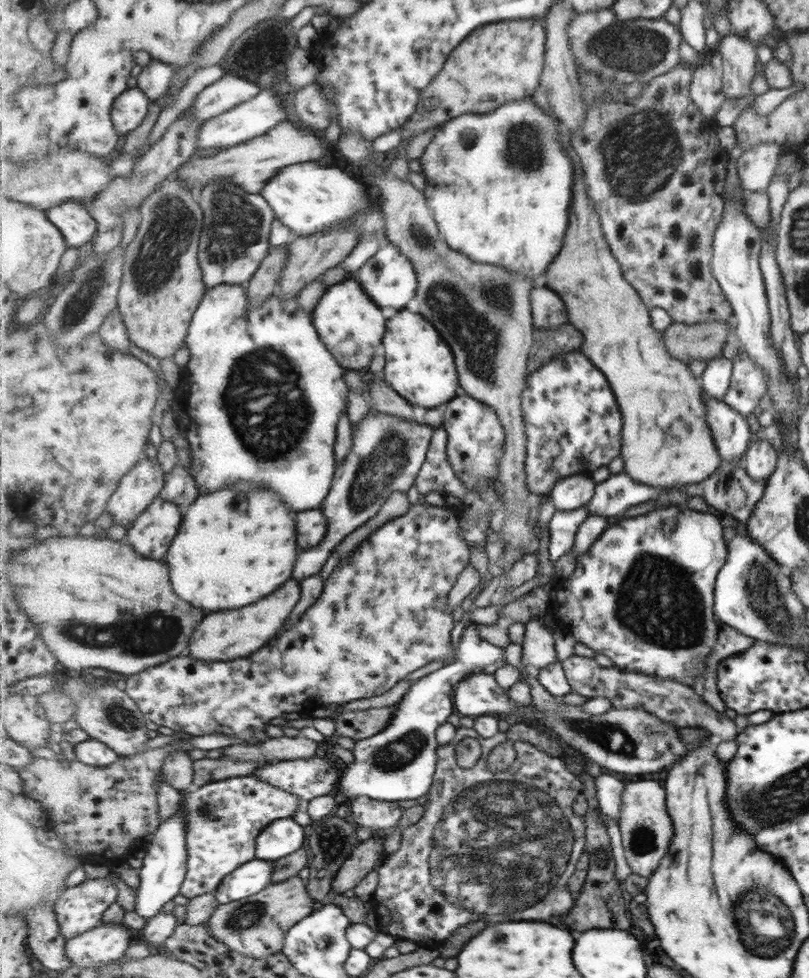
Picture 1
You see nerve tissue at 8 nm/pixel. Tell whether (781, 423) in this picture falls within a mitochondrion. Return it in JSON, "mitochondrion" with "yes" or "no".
{"mitochondrion":"no"}

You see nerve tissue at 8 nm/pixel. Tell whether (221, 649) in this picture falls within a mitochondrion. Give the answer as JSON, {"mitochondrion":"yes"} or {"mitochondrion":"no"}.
{"mitochondrion":"no"}

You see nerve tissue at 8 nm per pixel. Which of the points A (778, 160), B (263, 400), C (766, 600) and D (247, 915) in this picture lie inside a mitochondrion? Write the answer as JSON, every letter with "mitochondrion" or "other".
{"A":"other","B":"mitochondrion","C":"mitochondrion","D":"mitochondrion"}

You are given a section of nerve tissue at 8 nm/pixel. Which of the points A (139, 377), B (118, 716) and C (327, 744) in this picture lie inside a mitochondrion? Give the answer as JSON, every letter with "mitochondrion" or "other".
{"A":"other","B":"mitochondrion","C":"other"}

